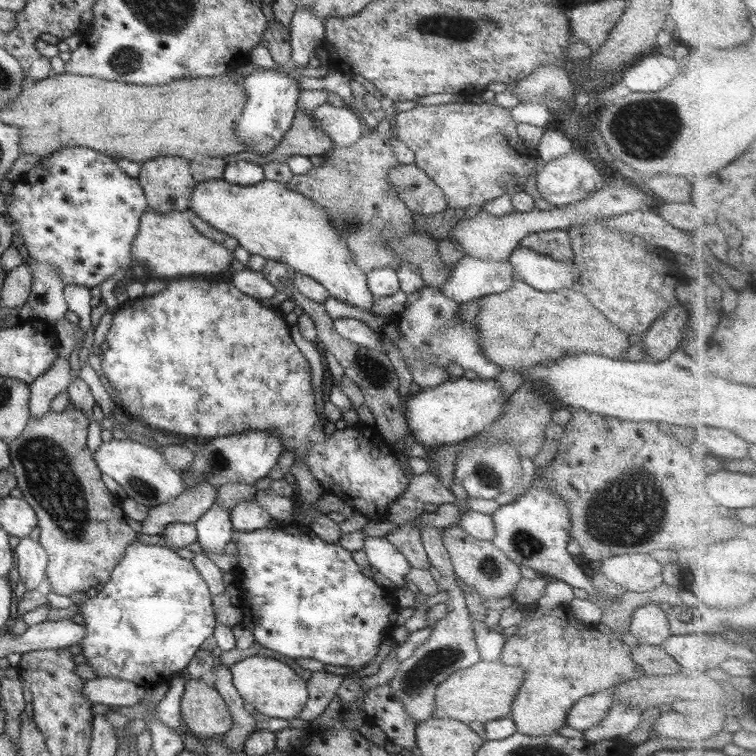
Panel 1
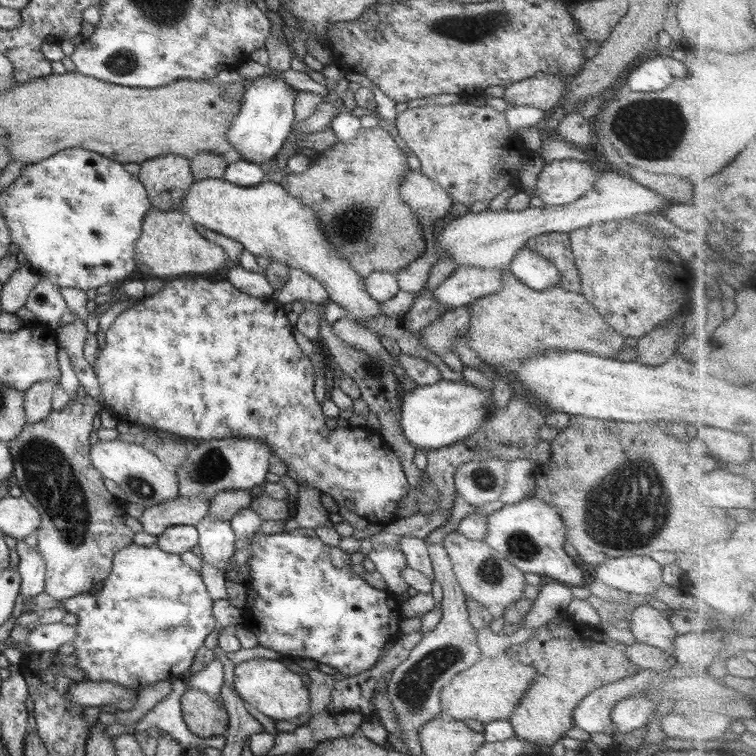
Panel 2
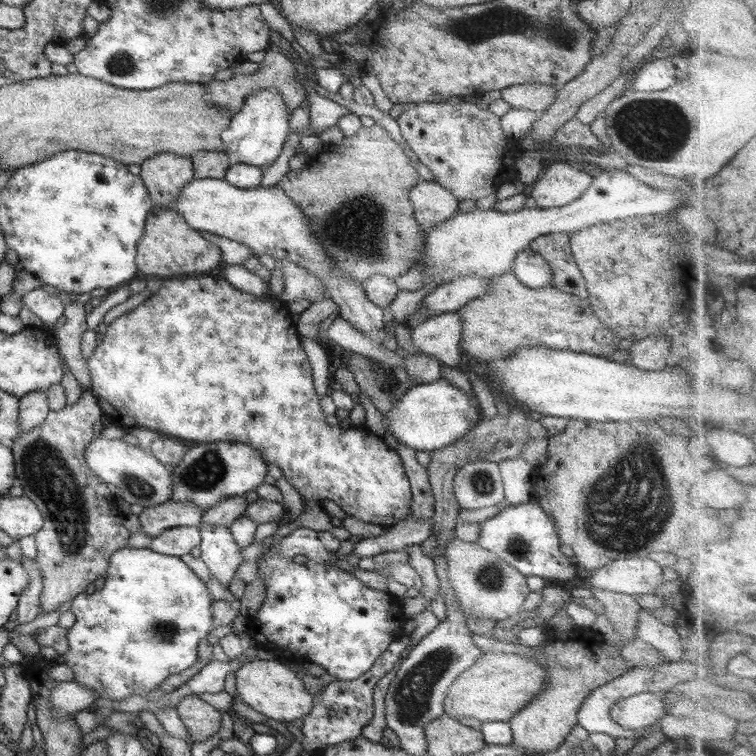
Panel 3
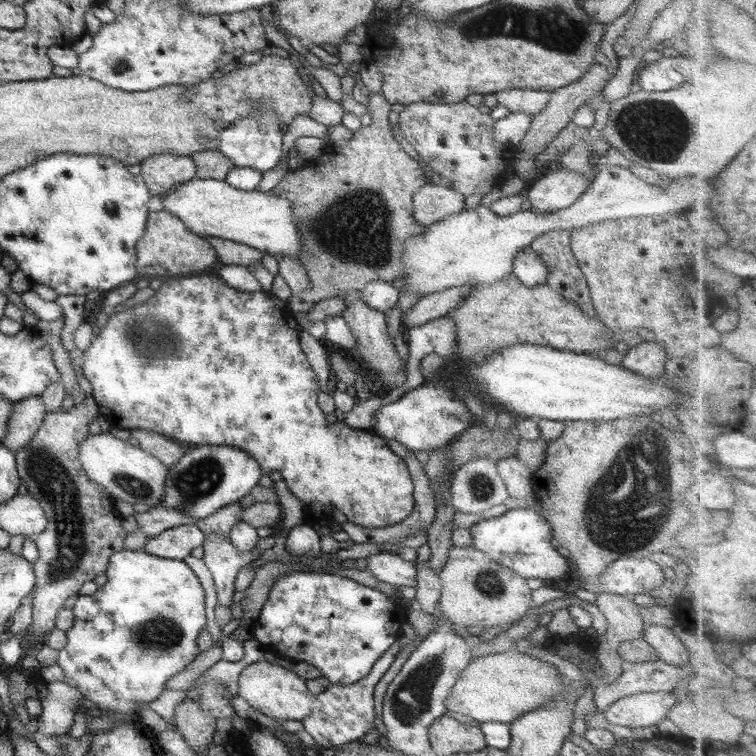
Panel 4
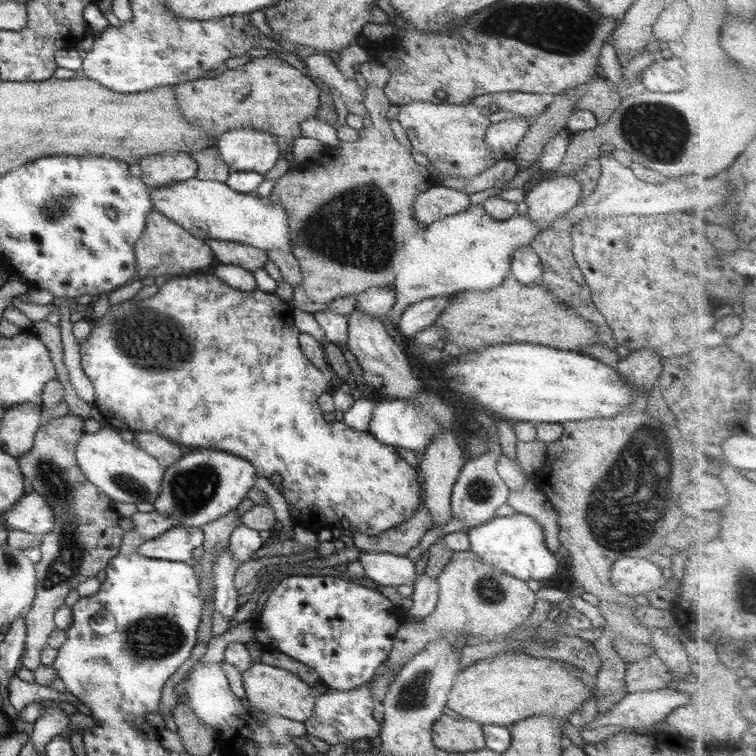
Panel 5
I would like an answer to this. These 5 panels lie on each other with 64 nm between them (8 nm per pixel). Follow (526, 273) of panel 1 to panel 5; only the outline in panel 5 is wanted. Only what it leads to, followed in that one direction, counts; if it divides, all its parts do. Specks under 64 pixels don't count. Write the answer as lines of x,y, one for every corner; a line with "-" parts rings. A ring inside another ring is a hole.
530,246
517,248
510,262
511,274
522,284
540,284
543,275
543,266
536,251

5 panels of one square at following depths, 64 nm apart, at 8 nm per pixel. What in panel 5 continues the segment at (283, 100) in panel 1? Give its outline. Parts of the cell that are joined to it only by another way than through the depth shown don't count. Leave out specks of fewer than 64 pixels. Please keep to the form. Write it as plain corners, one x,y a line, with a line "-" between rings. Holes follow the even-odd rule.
250,127
223,132
215,144
230,169
261,175
274,168
281,154
277,136

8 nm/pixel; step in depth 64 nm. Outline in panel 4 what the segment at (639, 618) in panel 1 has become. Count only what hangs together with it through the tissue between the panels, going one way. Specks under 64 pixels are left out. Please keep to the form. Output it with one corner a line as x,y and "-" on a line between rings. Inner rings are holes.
645,623
642,640
652,646
656,652
656,658
668,664
683,667
690,662
691,652
682,639
672,632
671,627

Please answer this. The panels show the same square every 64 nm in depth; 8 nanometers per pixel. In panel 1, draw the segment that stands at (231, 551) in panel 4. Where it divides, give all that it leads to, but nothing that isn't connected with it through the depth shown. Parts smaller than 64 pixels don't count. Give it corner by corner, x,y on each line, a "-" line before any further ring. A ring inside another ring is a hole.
214,503
212,508
193,524
197,531
197,540
201,546
216,554
225,553
226,546
231,545
234,534
230,514
220,503

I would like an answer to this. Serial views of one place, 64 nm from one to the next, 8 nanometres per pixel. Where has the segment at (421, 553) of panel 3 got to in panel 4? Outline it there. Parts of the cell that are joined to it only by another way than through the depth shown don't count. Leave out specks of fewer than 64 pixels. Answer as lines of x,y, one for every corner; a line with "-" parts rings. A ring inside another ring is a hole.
416,558
413,563
417,570
416,598
414,600
418,601
416,603
418,610
432,615
441,598
441,578
429,565
429,560
420,562

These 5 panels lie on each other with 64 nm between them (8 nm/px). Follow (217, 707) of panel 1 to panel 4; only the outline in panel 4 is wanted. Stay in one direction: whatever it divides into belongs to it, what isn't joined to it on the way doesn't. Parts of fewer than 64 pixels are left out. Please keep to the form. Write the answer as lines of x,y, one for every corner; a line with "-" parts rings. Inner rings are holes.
189,697
176,705
174,718
177,730
195,752
205,748
217,731
217,718
204,712
201,704

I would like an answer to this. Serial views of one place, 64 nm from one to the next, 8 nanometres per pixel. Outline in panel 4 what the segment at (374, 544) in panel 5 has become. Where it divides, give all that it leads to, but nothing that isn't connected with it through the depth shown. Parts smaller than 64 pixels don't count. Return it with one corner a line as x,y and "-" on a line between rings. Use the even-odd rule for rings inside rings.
409,451
406,456
406,467
410,470
410,477
412,478
412,485
414,485
414,510
408,515
403,522
398,525
386,526
384,528
364,528
362,526
356,526
354,522
346,522
342,525
344,532
348,533
349,538
354,540
358,544
372,543
375,545
382,545
385,550
392,550
392,552
398,552
401,549
399,544
402,538
406,538
408,535
420,534
420,532
428,532
428,528
432,526
434,518
436,518
434,494
430,490
430,480
428,480
428,474
424,465
418,462
414,451

